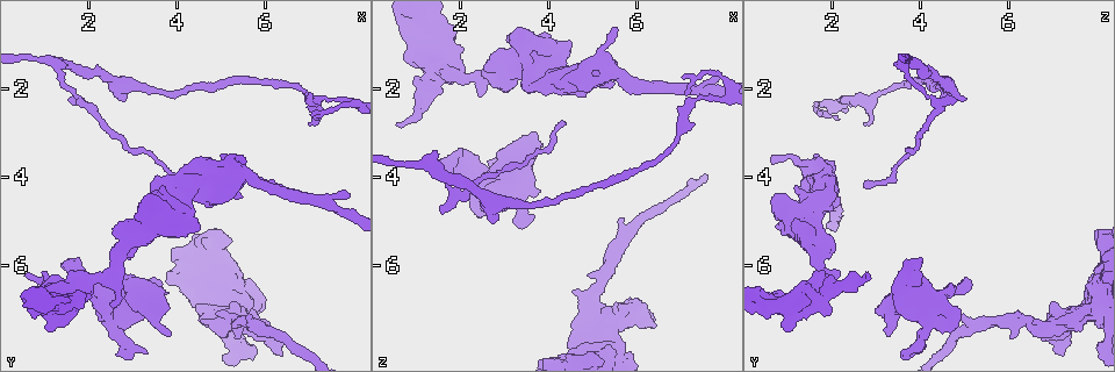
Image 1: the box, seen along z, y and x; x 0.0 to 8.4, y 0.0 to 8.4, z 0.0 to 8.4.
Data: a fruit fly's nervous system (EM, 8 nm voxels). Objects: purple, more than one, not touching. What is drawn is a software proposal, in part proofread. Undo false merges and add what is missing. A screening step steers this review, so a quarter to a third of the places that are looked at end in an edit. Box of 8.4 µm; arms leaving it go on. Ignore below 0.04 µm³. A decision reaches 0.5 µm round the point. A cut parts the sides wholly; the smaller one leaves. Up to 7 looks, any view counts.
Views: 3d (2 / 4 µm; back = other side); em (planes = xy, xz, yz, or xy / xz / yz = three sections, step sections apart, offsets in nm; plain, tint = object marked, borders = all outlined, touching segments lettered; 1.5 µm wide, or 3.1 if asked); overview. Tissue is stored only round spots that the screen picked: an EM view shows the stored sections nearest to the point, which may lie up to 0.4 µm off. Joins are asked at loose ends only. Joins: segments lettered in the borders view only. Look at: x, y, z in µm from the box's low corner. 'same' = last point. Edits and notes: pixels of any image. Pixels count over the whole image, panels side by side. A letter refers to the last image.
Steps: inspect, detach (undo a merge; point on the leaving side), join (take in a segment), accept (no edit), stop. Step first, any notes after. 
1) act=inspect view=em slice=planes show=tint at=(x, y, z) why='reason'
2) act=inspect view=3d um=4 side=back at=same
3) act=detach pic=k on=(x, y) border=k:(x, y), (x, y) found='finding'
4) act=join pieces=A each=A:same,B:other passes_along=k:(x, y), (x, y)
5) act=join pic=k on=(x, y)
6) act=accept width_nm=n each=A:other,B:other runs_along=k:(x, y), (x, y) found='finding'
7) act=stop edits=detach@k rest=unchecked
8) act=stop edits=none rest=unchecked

act=inspect view=3d um=4 at=(1.40, 7.25, 0.90) why='thick end'

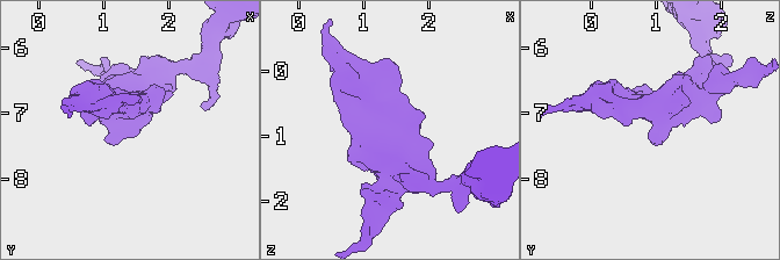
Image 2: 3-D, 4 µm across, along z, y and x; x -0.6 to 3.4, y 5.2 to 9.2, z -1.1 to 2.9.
act=inspect view=em slice=xz step=8 show=tint at=(1.45, 7.25, 0.90) why='now the EM'

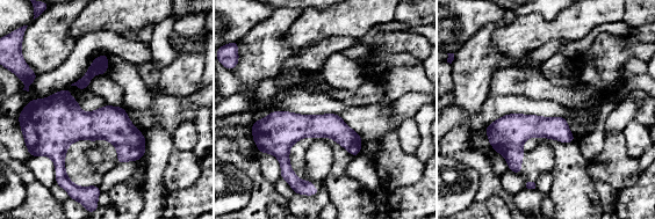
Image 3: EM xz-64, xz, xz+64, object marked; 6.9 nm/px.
act=inspect view=em slice=planes show=borders at=same

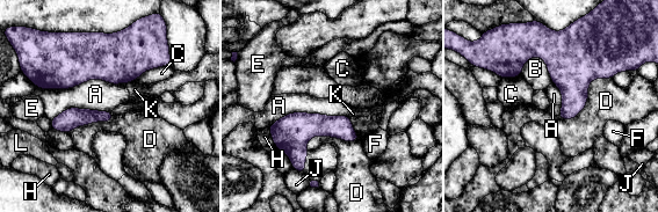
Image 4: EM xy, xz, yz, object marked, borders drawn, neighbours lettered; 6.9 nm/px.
act=accept each=A:other,B:other,C:other,D:other,E:other,F:other,H:other,J:other,K:other,L:other runs_along=4:(109, 116), (72, 117), (53, 125) found='no lettered segment goes on from it'

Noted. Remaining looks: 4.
act=inspect view=3d um=2 at=(1.40, 1.45, 3.75)

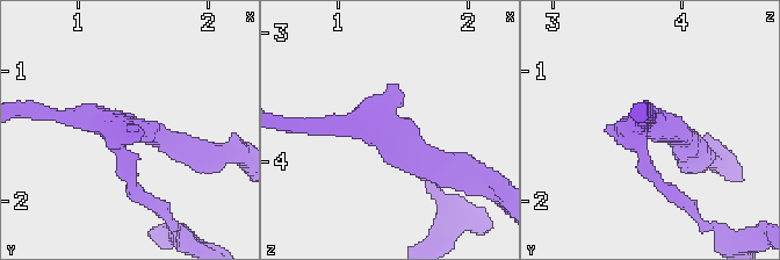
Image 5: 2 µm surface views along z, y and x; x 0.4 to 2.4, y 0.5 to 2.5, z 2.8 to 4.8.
act=inspect view=em slice=planes show=borders at=(1.42, 1.48, 3.74) arms=3

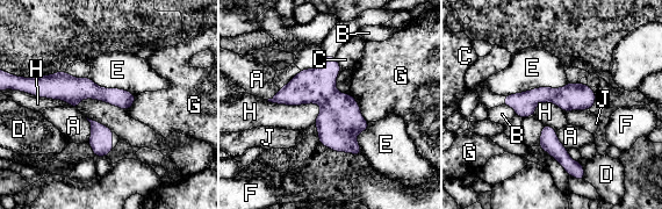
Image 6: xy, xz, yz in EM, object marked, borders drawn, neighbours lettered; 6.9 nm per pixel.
act=accept each=A:other,B:other,C:other,D:other,E:other,F:other,G:other,H:other,J:other border=6:(266, 100), (317, 103), (322, 110) found='one cell here'

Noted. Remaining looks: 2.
act=inspect view=em slice=planes show=plain at=(3.65, 7.05, 3.00) why='free end'

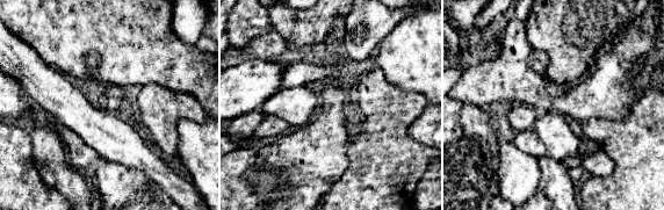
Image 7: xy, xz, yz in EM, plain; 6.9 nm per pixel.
act=inspect view=em slice=planes show=borders at=same

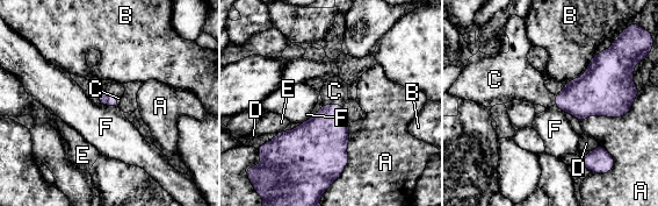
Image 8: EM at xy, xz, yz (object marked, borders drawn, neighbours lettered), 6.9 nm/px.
act=join pieces=C each=A:other,B:other,C:same,D:other,E:other,F:other passes_along=8:(323, 139), (333, 105), (334, 91) found='it goes on there'

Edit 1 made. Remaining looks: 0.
act=stop edits=join@8 rest=unchecked

